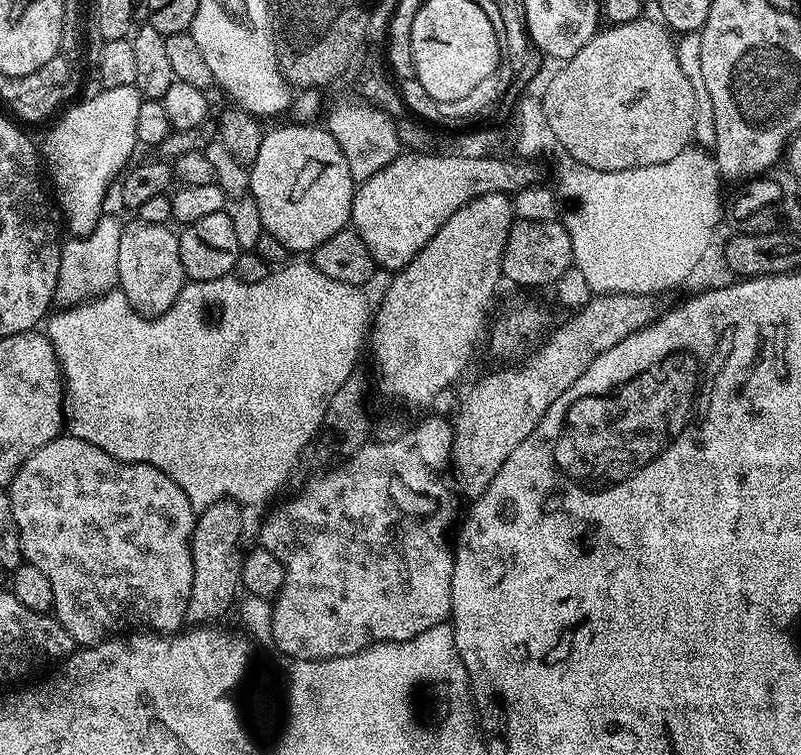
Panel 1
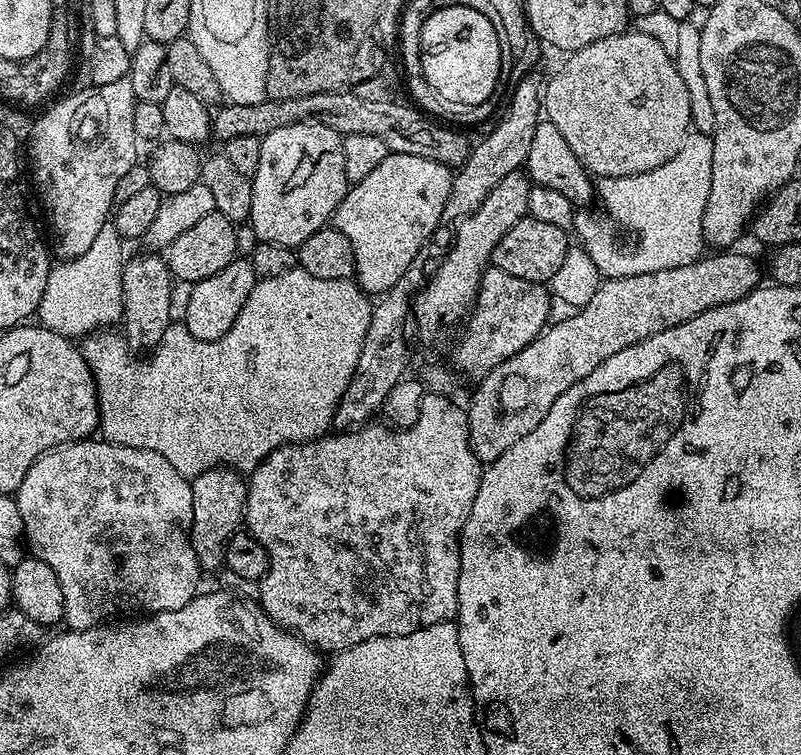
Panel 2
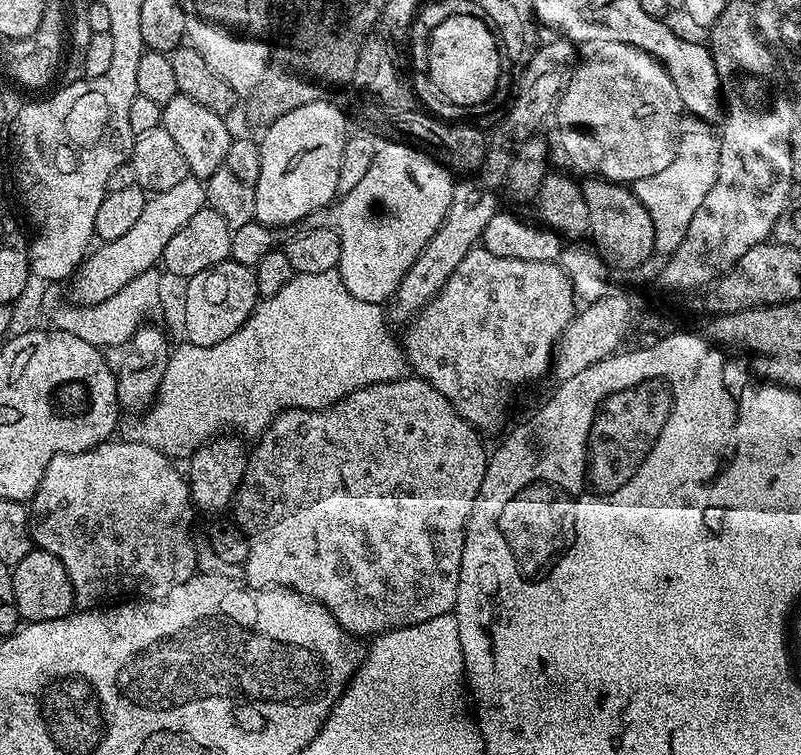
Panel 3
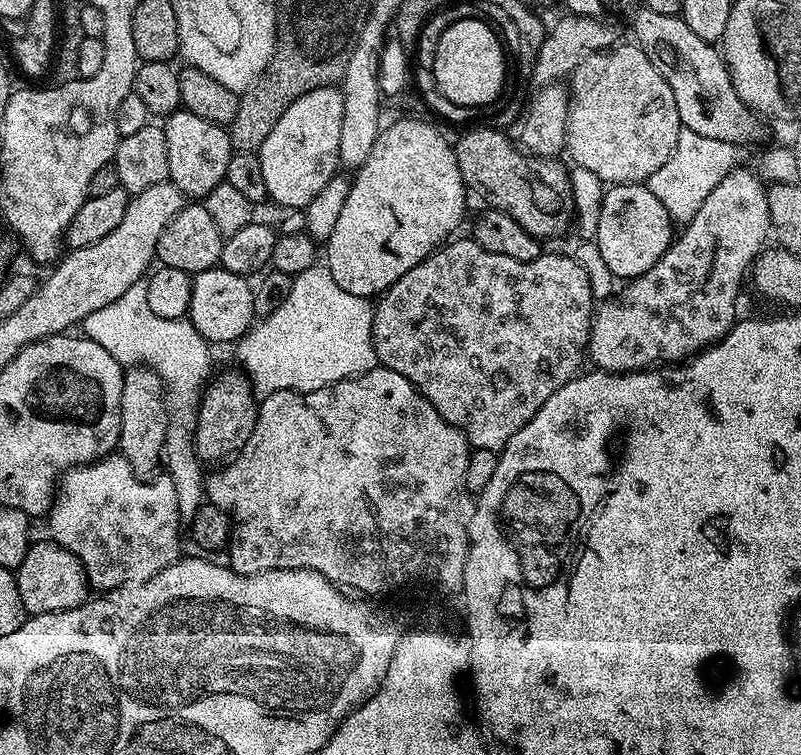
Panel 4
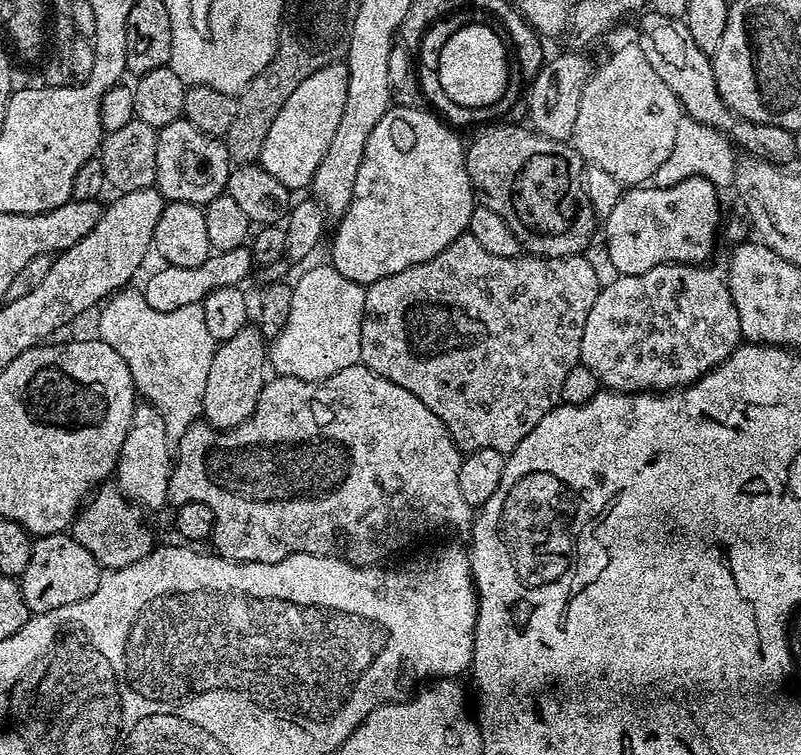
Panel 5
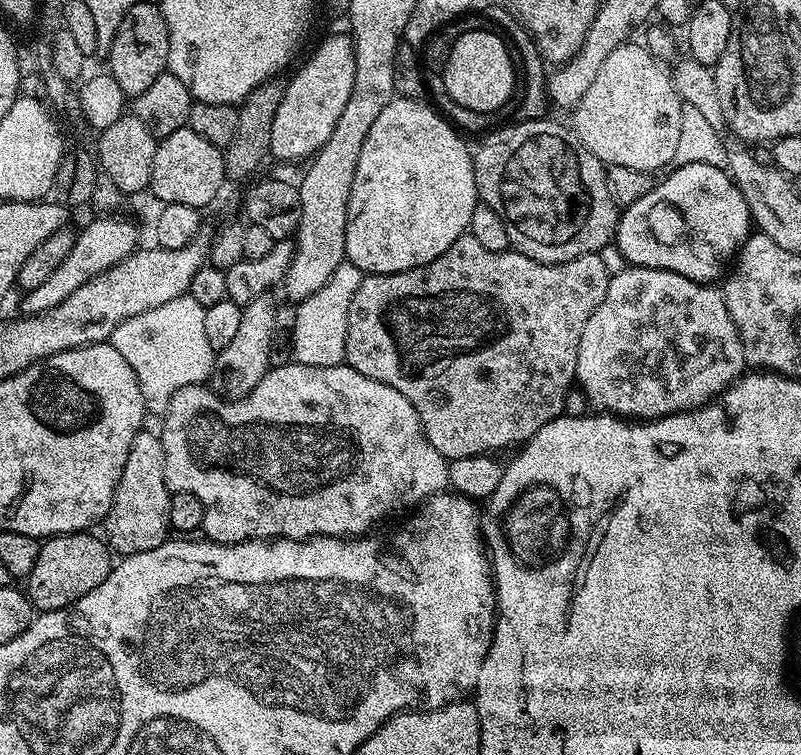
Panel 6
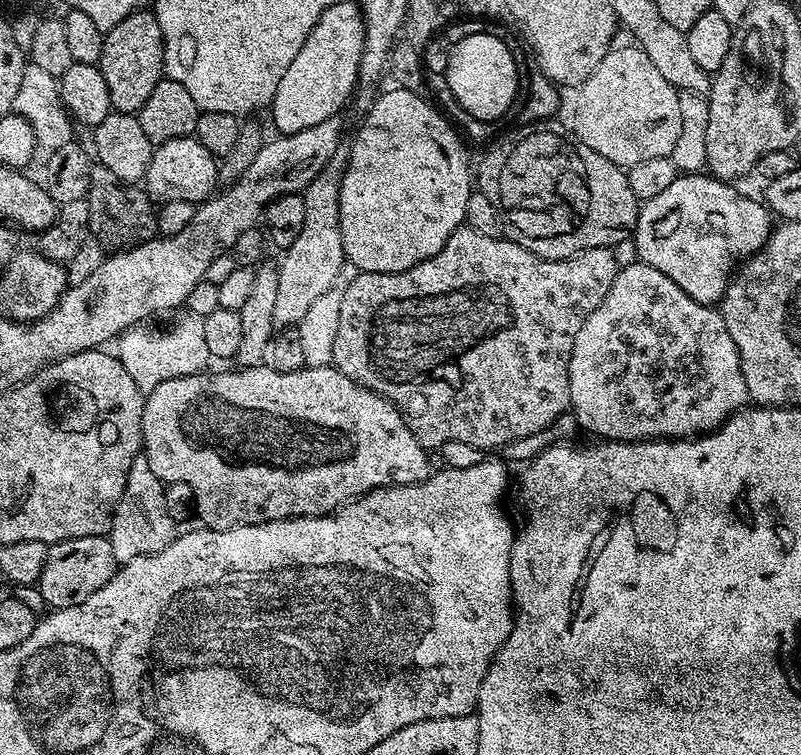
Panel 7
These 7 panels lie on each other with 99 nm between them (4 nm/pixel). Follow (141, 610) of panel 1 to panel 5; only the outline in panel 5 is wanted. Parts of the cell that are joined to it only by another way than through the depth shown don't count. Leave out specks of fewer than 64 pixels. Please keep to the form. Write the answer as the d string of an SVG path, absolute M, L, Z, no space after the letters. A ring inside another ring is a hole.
M100 486L92 492L70 525L70 534L73 538L82 542L82 546L86 546L90 554L94 554L94 558L104 570L130 566L154 547L152 532L144 521L145 513L125 498L119 487L108 487Z

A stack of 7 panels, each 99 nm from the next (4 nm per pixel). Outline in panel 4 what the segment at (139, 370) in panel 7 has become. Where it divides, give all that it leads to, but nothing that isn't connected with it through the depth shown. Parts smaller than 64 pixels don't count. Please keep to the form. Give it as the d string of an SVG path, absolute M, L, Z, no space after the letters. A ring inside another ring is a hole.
M143 281L135 283L129 291L122 294L121 298L116 298L108 306L88 315L82 325L82 332L88 339L102 346L122 366L150 368L156 372L163 383L165 387L164 401L167 408L167 428L162 449L159 450L159 465L165 475L174 483L179 520L182 524L187 524L193 520L194 514L197 513L206 498L203 485L204 473L202 474L200 468L202 464L196 453L196 426L200 397L209 379L210 351L212 350L208 341L198 334L190 320L186 318L182 320L158 318L156 314L151 313L145 294L145 283Z

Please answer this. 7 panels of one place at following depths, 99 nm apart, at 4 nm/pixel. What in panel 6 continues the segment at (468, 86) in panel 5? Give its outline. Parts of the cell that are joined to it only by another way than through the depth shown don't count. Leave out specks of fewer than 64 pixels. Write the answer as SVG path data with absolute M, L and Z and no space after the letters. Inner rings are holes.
M482 29L462 33L454 42L454 46L448 49L448 61L443 71L446 90L450 98L458 106L464 106L469 110L496 113L511 97L518 81L518 68L511 60L508 53L509 47L509 41L496 30Z

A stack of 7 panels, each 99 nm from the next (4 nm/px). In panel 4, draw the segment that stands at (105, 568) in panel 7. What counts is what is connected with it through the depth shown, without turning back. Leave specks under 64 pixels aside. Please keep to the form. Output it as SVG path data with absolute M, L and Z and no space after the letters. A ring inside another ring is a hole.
M50 538L43 539L37 539L29 546L26 558L22 558L22 566L14 569L18 582L18 594L22 594L22 606L28 616L65 612L84 603L90 596L90 585L82 562L78 562L78 558L74 558L74 554L70 554L70 550L66 550L62 545L55 544Z

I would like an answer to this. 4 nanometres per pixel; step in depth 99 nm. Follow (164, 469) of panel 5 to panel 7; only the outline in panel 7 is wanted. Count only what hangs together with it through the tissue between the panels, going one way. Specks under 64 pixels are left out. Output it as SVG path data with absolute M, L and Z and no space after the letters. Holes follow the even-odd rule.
M141 454L132 459L132 469L128 472L126 486L112 515L112 524L107 535L110 546L114 546L114 558L118 562L158 554L158 550L166 550L166 546L170 546L170 542L177 535L177 521L172 520L170 514L166 514L164 485L158 474L150 470L147 456Z

